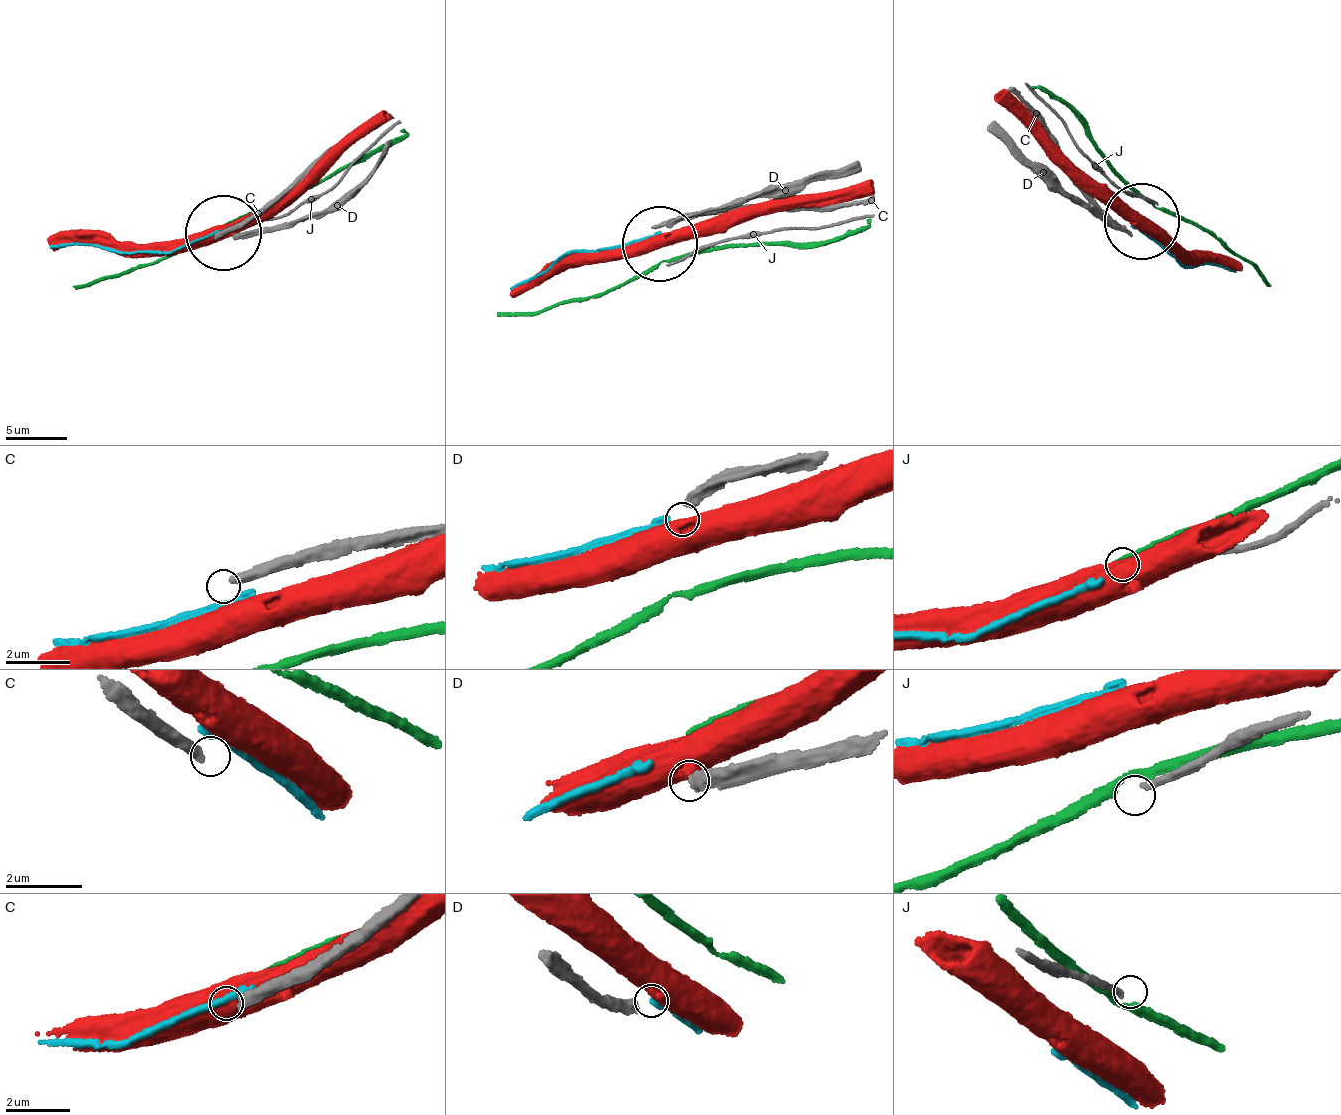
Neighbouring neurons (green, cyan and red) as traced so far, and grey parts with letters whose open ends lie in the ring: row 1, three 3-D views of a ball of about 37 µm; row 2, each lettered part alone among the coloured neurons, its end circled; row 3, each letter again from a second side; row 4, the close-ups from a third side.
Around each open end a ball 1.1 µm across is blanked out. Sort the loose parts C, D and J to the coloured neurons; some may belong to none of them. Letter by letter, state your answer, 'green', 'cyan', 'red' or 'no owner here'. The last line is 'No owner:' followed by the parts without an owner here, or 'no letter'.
C: no owner here
D: no owner here
J: no owner here
No owner: C, D, J

